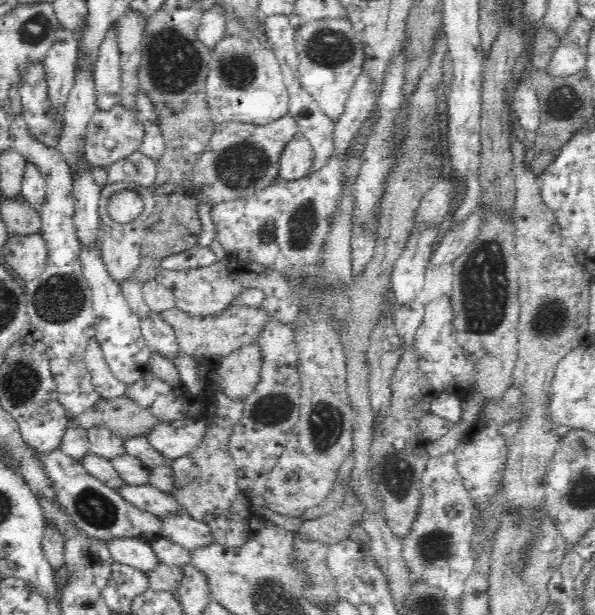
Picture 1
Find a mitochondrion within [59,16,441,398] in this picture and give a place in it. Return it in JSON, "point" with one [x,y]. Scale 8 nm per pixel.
{"point":[173,63]}

